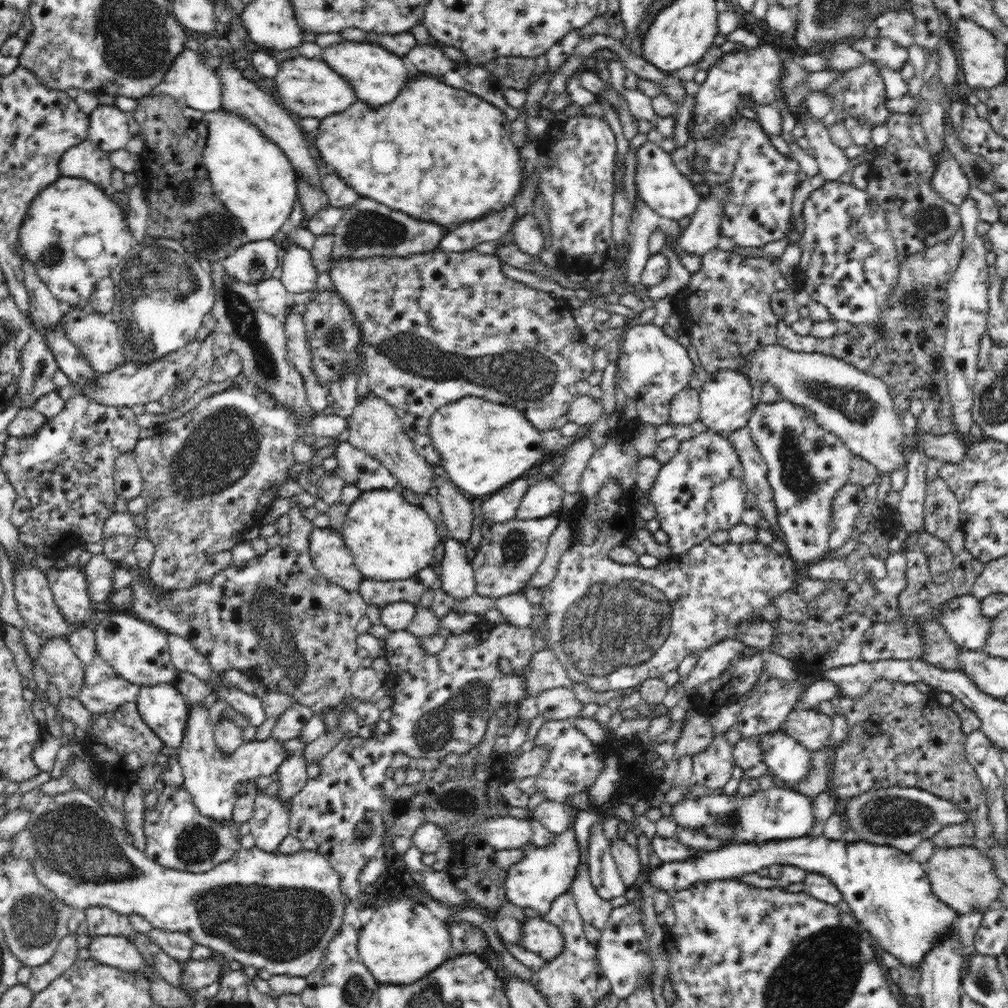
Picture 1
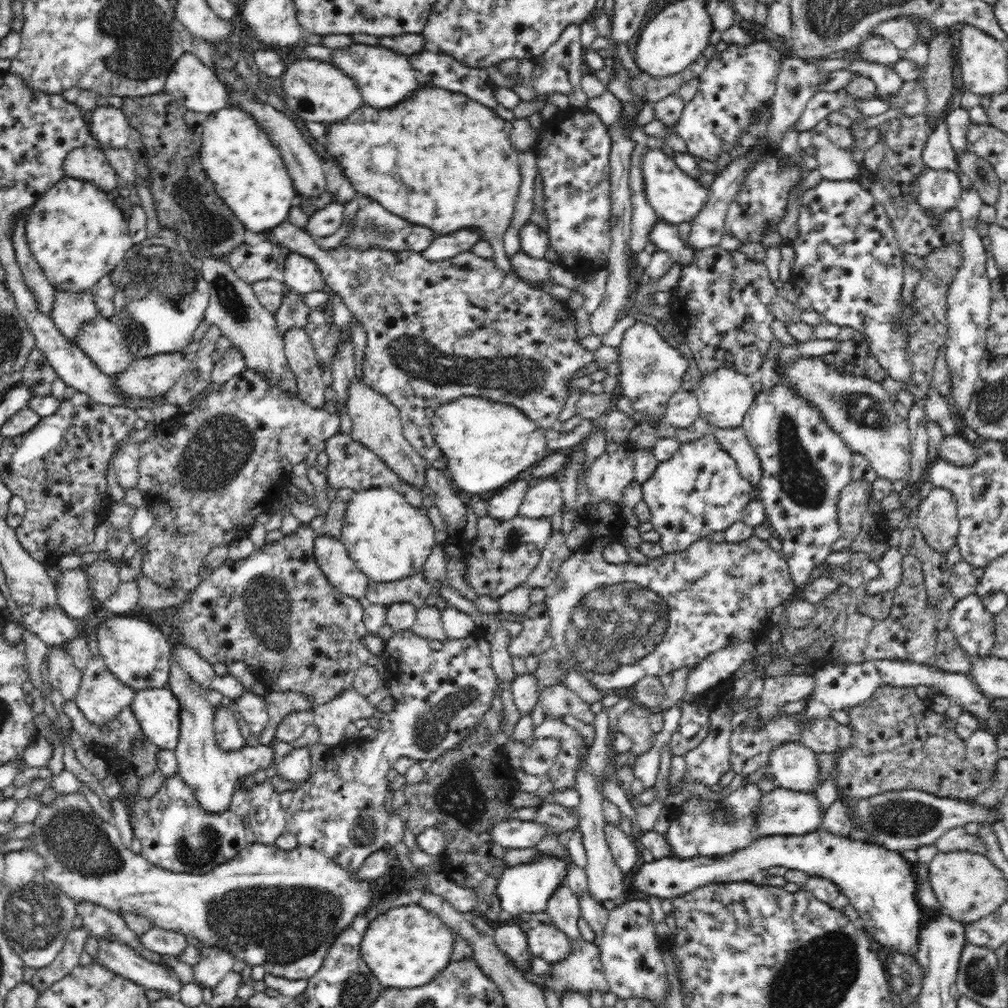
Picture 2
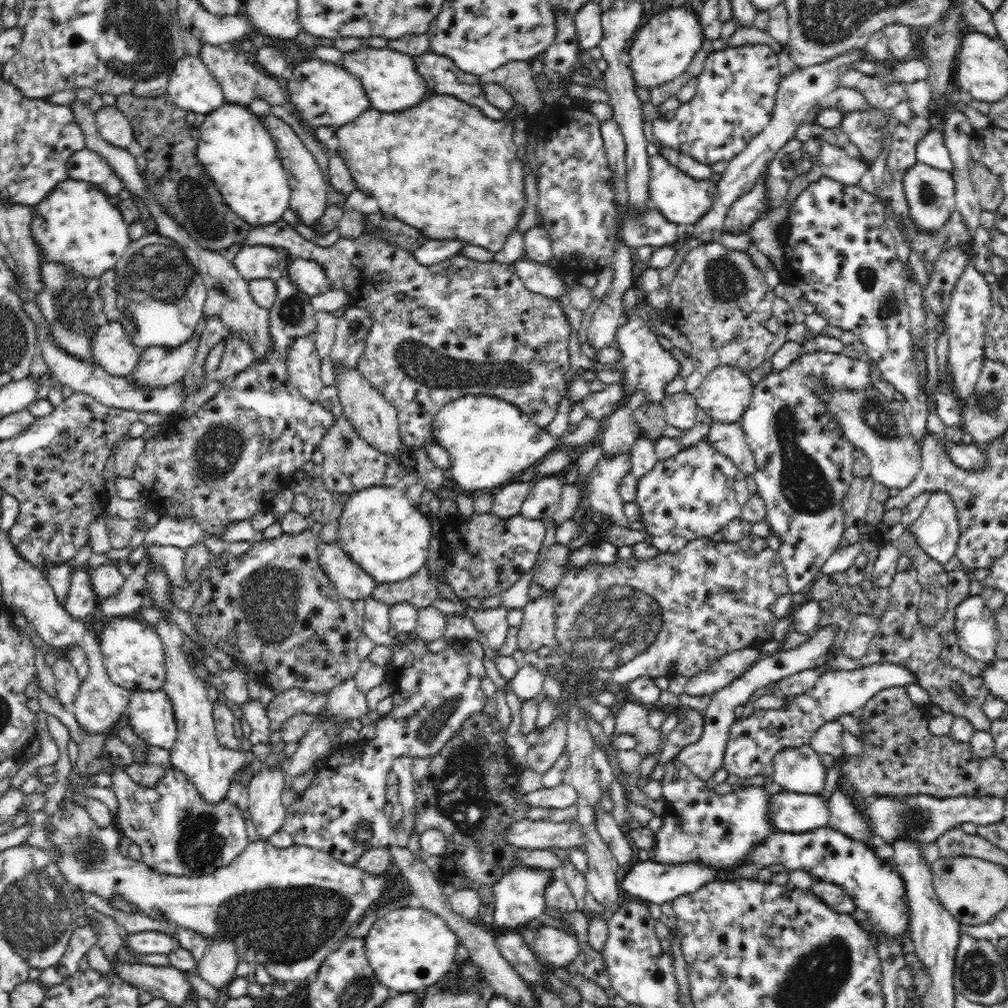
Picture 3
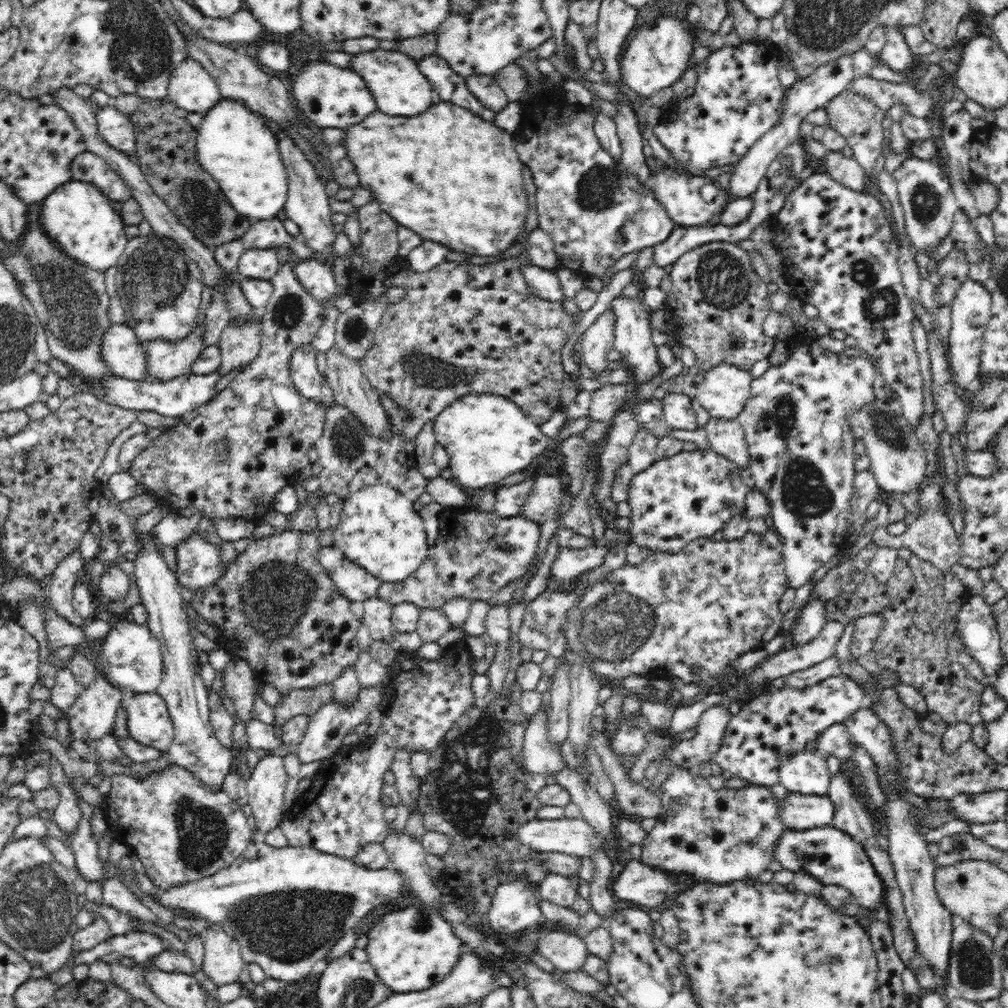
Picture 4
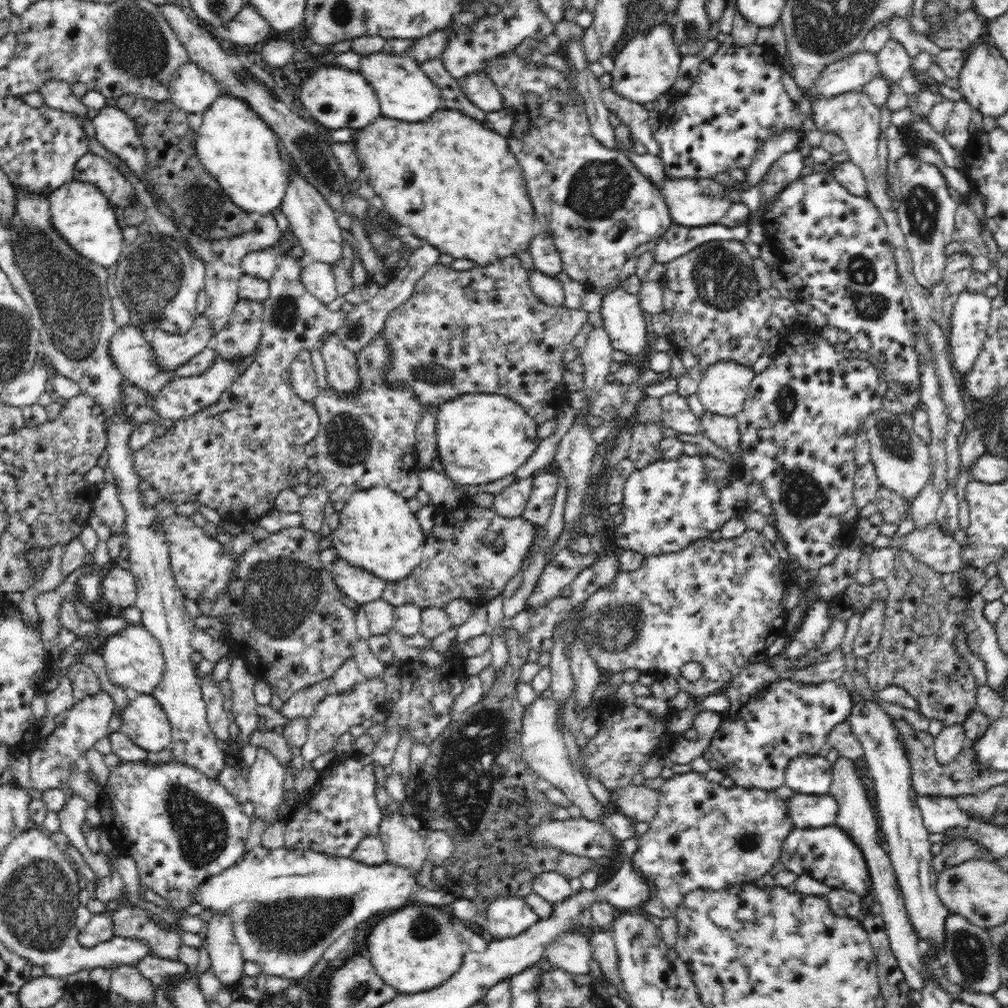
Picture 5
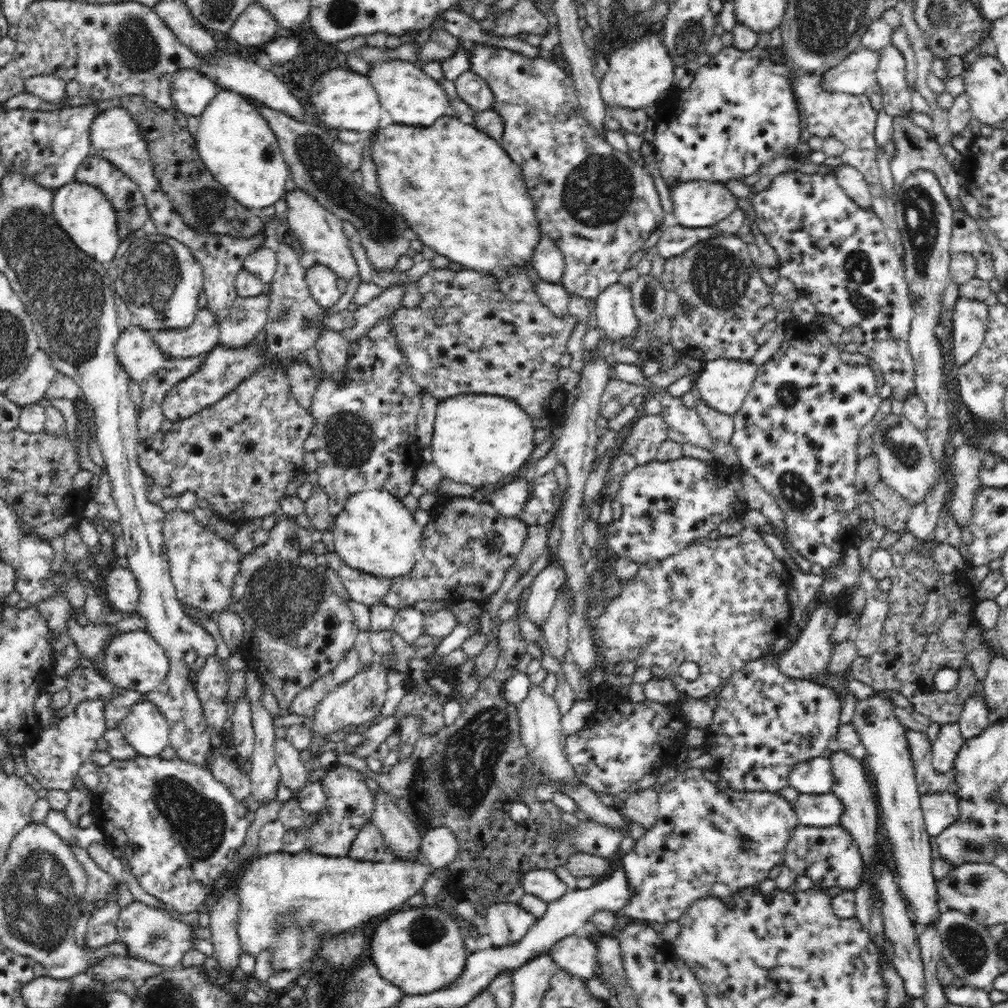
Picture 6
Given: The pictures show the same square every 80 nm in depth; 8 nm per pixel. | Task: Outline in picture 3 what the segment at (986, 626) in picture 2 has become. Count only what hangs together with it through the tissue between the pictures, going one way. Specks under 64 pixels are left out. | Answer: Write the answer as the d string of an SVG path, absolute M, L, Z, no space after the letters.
M970 596L956 608L956 633L960 649L968 656L990 666L996 662L996 648L998 646L999 633L997 630L995 613L990 611L981 596Z

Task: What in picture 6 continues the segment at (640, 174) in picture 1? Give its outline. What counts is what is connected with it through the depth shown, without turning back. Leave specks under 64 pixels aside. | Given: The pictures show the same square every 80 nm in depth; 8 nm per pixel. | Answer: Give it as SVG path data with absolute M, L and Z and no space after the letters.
M686 182L671 192L674 216L686 228L710 227L738 210L739 198L723 184Z

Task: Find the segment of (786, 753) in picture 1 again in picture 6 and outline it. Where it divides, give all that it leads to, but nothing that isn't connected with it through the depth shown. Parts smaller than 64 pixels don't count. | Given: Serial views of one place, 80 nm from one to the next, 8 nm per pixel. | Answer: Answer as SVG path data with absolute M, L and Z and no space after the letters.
M829 754L796 766L791 772L789 782L802 794L830 792L833 785L833 766Z

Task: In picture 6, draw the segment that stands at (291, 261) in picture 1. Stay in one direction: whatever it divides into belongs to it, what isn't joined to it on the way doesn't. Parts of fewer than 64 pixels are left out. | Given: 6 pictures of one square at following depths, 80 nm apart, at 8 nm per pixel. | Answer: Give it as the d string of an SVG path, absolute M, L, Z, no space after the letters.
M320 265L308 270L307 283L312 298L323 309L334 306L342 296L342 290L336 285L336 275L328 267Z

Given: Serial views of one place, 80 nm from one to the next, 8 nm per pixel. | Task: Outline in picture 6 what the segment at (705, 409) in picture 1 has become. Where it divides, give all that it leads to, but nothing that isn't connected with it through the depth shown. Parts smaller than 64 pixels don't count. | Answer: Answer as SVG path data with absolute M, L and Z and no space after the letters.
M713 358L698 374L699 397L718 412L734 415L742 408L756 373L757 366L752 361Z

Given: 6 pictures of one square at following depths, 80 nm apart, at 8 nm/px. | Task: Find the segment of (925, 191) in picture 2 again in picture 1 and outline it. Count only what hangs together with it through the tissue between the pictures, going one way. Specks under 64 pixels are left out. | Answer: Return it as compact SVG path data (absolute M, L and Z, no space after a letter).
M953 156L935 168L930 185L941 200L952 205L960 205L970 192L969 180Z

